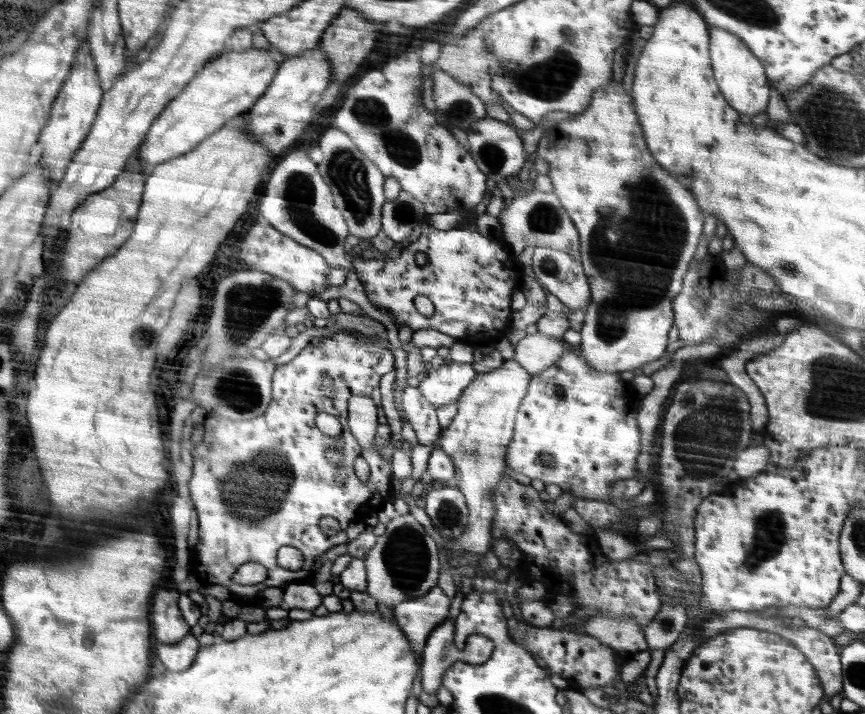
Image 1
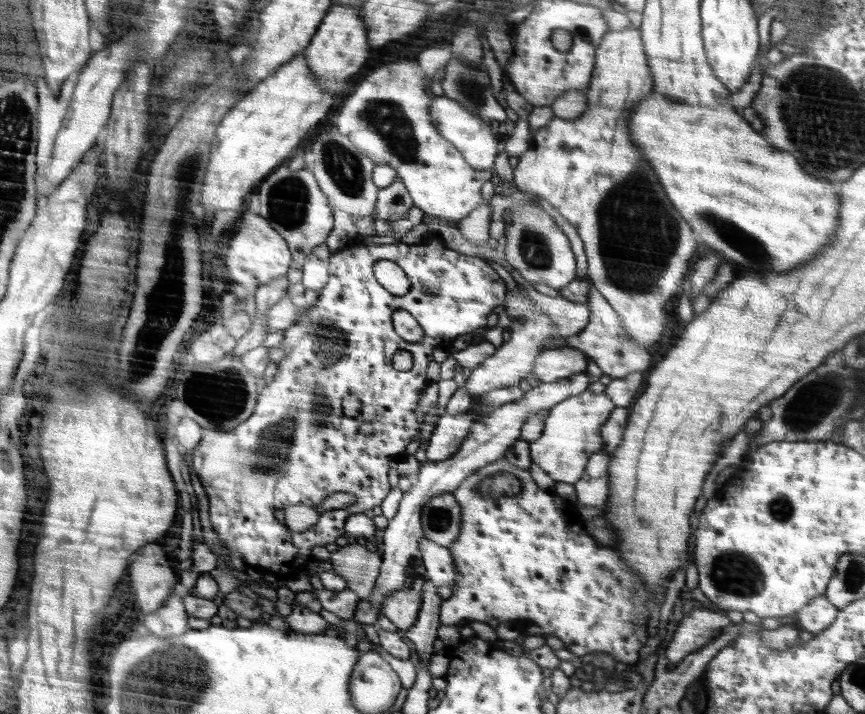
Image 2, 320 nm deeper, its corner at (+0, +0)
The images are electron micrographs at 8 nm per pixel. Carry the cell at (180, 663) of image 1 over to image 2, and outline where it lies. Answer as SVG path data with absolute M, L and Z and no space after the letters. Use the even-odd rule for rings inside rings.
M179 584L176 586L176 591L171 596L171 599L166 601L165 607L152 613L148 616L146 626L150 628L150 632L158 636L171 637L180 636L189 629L188 616L185 604L183 603L182 590Z

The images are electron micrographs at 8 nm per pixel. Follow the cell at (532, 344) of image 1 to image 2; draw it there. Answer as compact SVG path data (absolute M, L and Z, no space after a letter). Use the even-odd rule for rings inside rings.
M528 285L527 293L532 302L536 303L548 314L548 318L554 324L554 338L574 338L588 325L590 319L590 307L566 300L562 296L550 297L534 290Z

